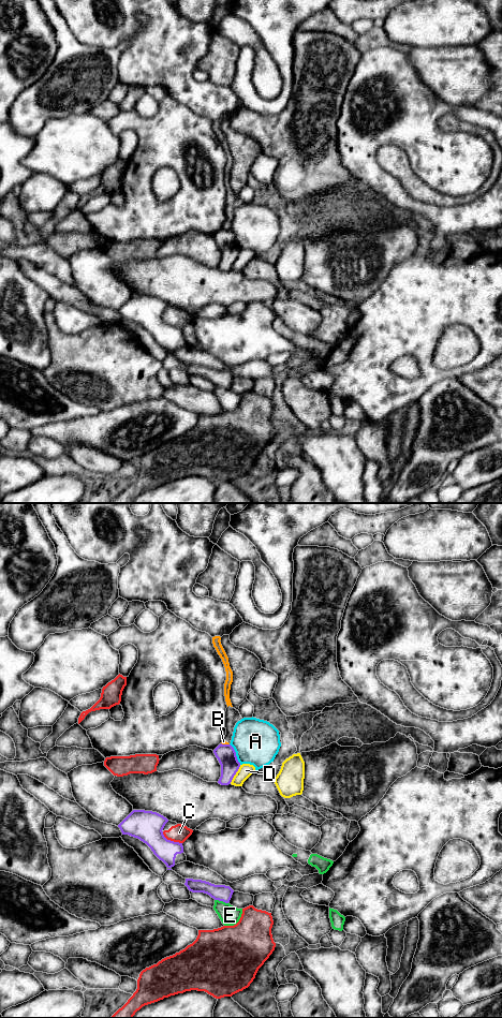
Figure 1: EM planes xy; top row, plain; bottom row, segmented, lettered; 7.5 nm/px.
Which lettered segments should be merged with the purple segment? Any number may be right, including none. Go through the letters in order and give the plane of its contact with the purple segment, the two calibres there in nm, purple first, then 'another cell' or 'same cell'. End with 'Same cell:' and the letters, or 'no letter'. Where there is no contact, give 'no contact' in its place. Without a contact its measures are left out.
A: xy | 140/340 nm | another cell
B: xy | 140/30 nm | another cell
C: xy | 240/130 nm | another cell
D: xy | 140/100 nm | another cell
E: xy | 120/150 nm | another cell
Same cell: no letter

